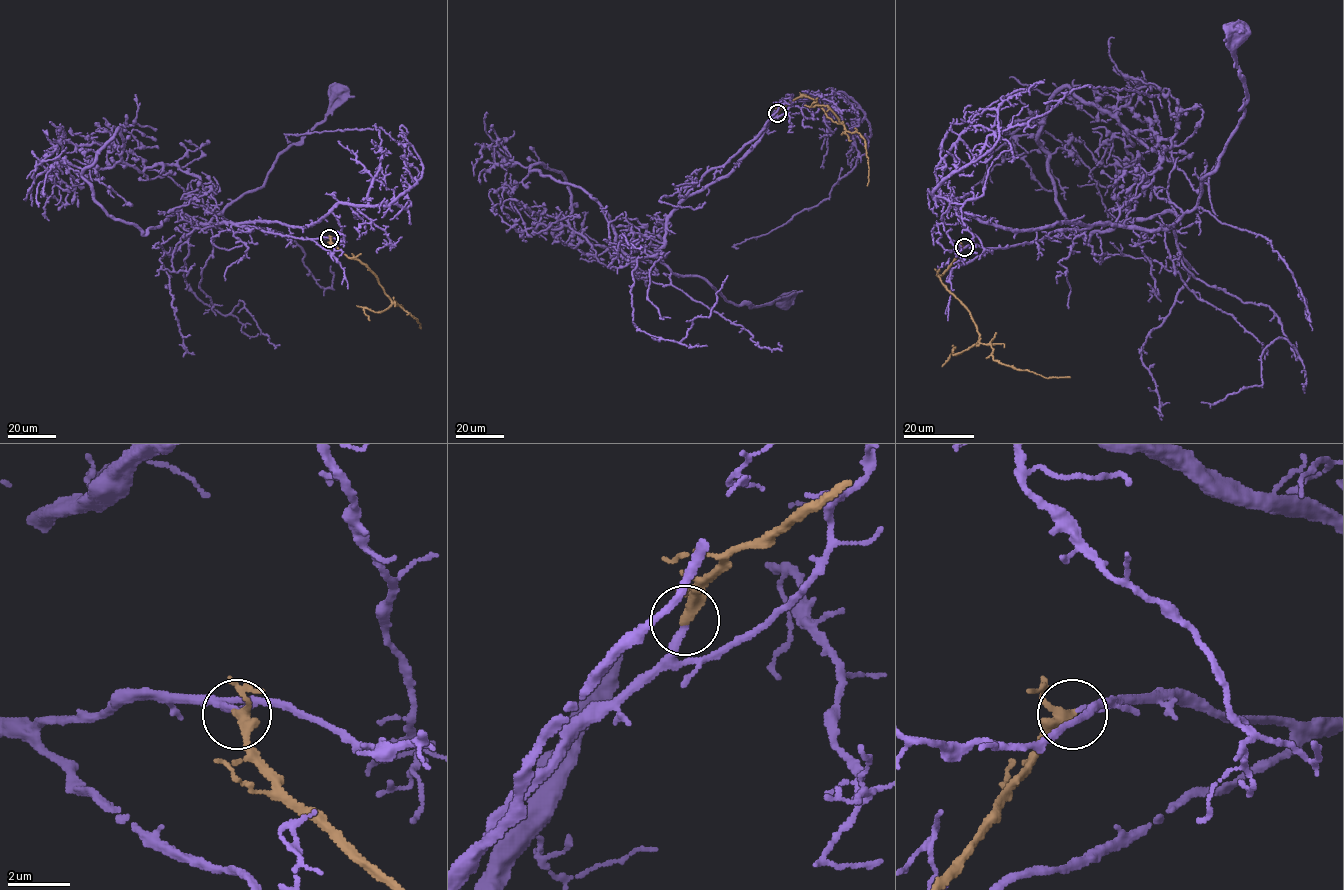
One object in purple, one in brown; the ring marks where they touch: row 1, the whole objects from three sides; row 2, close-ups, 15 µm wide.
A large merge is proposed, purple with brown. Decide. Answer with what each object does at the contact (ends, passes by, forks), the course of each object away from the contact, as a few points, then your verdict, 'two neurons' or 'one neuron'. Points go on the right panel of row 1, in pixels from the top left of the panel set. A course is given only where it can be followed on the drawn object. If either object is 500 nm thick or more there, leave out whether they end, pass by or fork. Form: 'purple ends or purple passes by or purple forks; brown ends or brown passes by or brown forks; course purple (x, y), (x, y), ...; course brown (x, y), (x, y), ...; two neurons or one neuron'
purple ends; brown passes by; course purple (964, 247), (1032, 243), (1096, 224), (1172, 226), (1197, 202), (1201, 181), (1243, 115), (1237, 32); course brown (964, 247), (939, 278), (970, 313), (979, 341), (993, 348), (993, 358), (1046, 378), (1070, 377); one neuron

